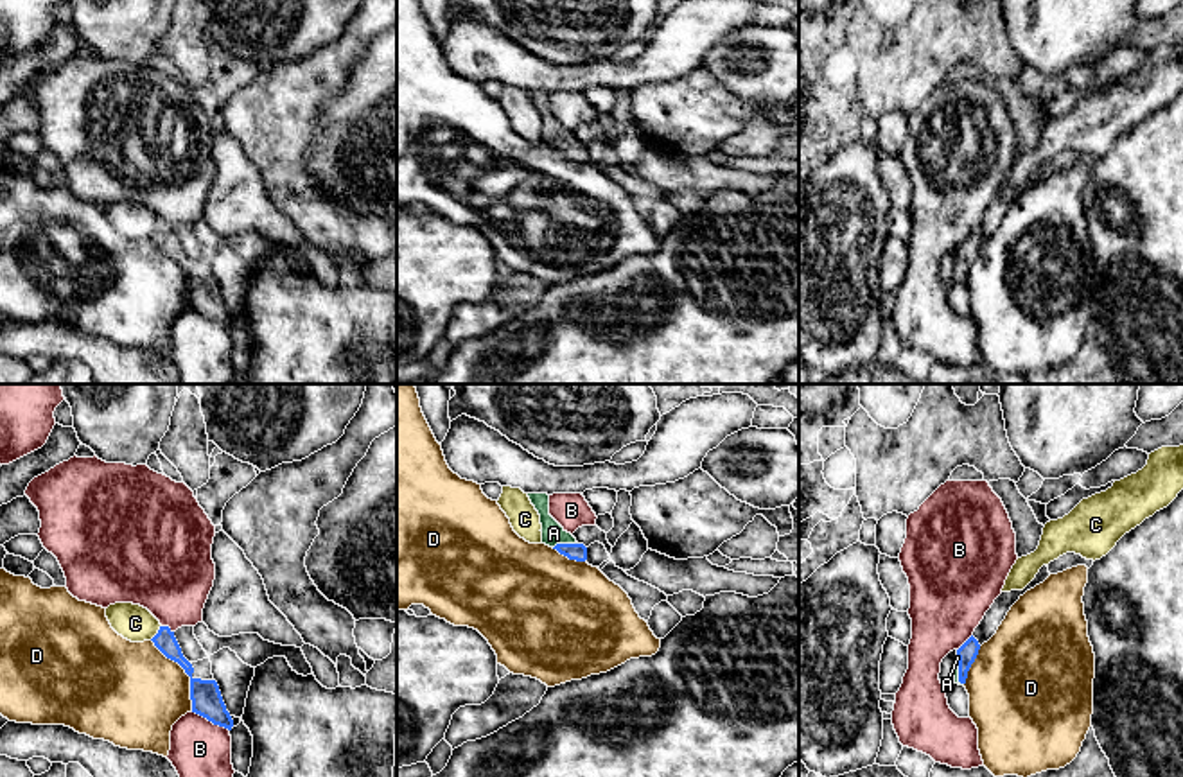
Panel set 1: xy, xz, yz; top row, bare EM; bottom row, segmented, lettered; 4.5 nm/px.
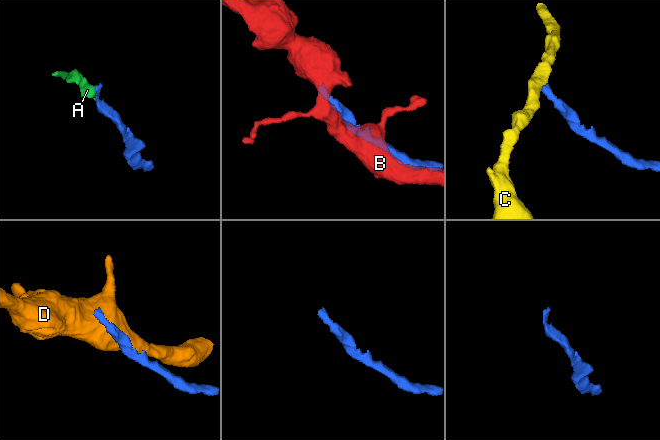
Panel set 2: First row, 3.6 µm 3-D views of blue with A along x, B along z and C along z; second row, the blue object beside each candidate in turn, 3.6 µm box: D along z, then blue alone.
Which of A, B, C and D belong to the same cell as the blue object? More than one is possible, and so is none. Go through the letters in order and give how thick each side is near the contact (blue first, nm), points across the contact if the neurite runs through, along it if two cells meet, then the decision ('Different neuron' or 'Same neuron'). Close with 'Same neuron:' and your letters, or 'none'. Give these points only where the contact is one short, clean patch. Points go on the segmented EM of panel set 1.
A: Thickness 80 nm (blue) against 100 nm. Same neuron
B: Thickness 140 nm (blue) against 260 nm. Different neuron
C: Thickness 90 nm (blue) against 160 nm. Boundary: xy (160, 625), (149, 639). Different neuron
D: Thickness 140 nm (blue) against 440 nm. Different neuron
Same neuron: A

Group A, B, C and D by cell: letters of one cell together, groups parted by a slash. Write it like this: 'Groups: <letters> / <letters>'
Groups: A / B / C / D

